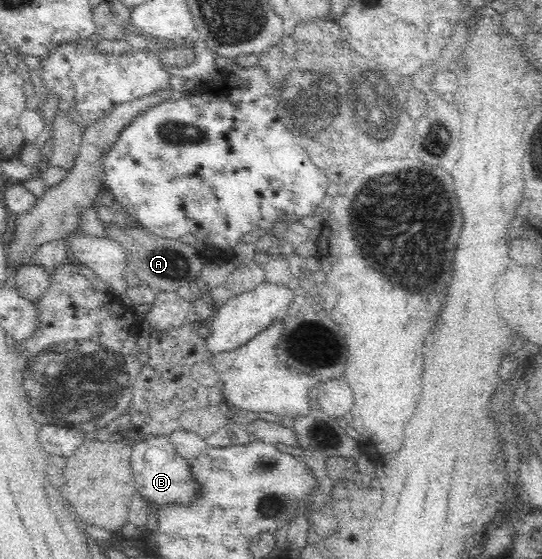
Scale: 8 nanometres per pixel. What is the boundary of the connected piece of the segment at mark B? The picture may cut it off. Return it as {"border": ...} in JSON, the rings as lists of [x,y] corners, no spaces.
{"border":[[[144,437],[134,443],[130,455],[137,492],[156,509],[169,504],[190,504],[198,496],[200,485],[192,476],[189,459],[177,453],[169,437]]]}

